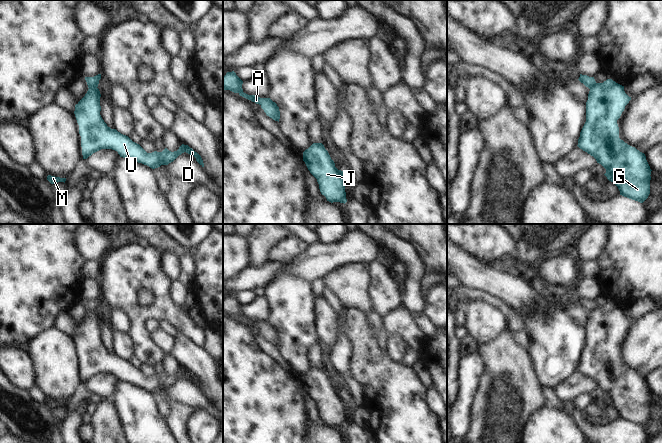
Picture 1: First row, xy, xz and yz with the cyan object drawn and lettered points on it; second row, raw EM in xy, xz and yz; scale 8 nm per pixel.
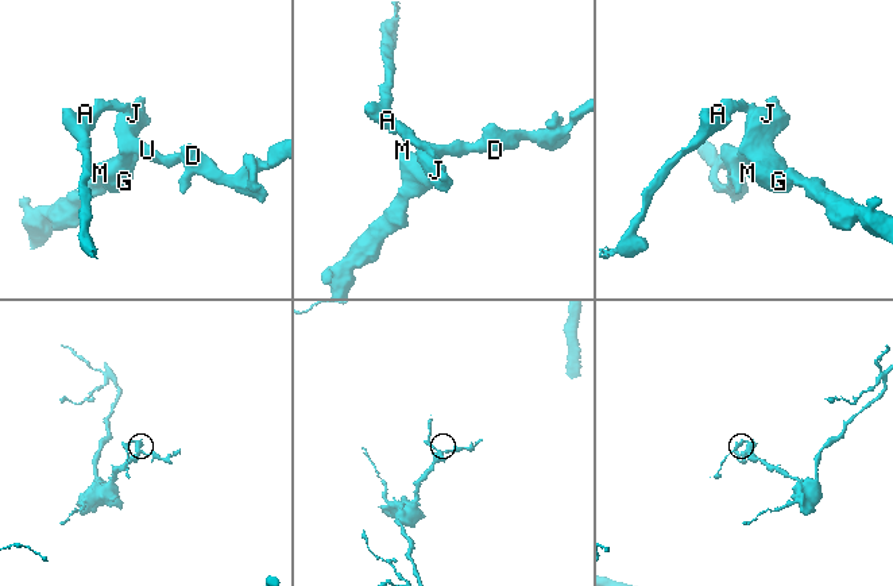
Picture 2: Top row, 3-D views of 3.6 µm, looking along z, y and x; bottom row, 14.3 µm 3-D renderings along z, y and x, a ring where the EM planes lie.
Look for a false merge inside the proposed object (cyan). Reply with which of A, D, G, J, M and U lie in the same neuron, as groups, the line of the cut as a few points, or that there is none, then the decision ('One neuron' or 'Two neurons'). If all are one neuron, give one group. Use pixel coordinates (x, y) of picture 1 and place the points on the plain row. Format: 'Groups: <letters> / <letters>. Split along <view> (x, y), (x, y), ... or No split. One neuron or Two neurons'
Groups: A / D G J M U. Split along xy (89, 311), (96, 312). Two neurons

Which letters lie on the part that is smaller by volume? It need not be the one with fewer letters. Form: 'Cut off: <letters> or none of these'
Cut off: A

